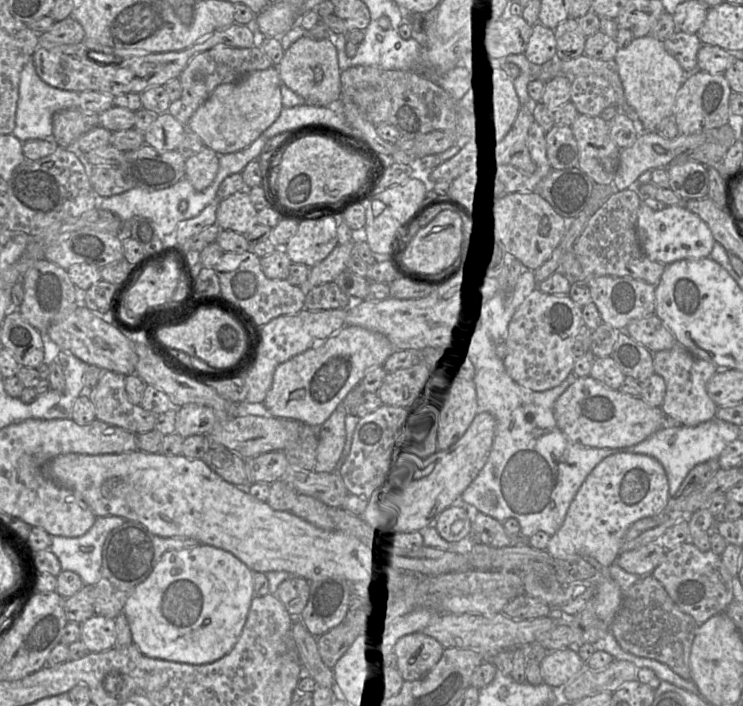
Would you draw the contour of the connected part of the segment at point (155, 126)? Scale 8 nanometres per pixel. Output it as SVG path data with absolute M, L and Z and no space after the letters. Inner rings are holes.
M168 112L156 116L151 127L144 133L144 143L159 151L177 150L187 127Z

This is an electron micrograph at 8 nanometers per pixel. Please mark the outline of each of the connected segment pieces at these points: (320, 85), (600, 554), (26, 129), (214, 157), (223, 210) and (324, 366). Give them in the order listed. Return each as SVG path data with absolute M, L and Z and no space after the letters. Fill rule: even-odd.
M304 35L284 51L277 66L283 85L301 96L307 104L315 106L336 105L340 99L340 68L334 39L317 40Z
M620 452L604 458L587 476L569 505L562 526L553 534L546 551L554 558L588 556L609 567L621 553L629 528L638 520L659 514L670 499L666 472L661 463L648 455Z
M31 59L24 65L21 72L15 128L12 134L23 143L31 139L53 139L53 115L57 111L77 107L78 101L78 92L62 90L46 84L38 76Z
M203 149L186 159L185 177L196 191L203 191L214 181L219 169L219 155L212 149Z
M239 191L220 201L216 225L221 230L245 234L258 223L258 211L247 191Z
M344 326L338 332L277 366L263 401L269 415L320 427L371 369L382 366L395 351L389 339L359 326Z

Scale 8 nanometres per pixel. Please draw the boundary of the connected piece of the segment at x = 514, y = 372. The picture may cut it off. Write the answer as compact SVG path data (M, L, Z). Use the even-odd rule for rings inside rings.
M535 289L519 306L508 327L507 355L503 359L508 375L519 385L538 392L560 385L573 372L576 360L573 346L582 324L582 307L569 295L546 294Z

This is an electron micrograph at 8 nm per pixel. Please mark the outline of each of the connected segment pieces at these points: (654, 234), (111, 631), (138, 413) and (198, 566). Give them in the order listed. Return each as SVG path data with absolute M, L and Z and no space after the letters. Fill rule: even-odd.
M641 203L637 216L637 232L647 257L664 265L680 260L697 260L710 257L715 240L708 225L684 205L669 205L663 210L653 210Z
M93 615L81 623L80 640L89 652L102 652L116 646L115 621L102 615Z
M106 371L87 394L94 405L95 418L136 435L154 429L156 415L132 404L125 390L125 376Z
M210 545L165 552L149 576L138 584L123 607L132 642L150 658L207 664L228 654L238 641L254 597L253 572L230 552Z

